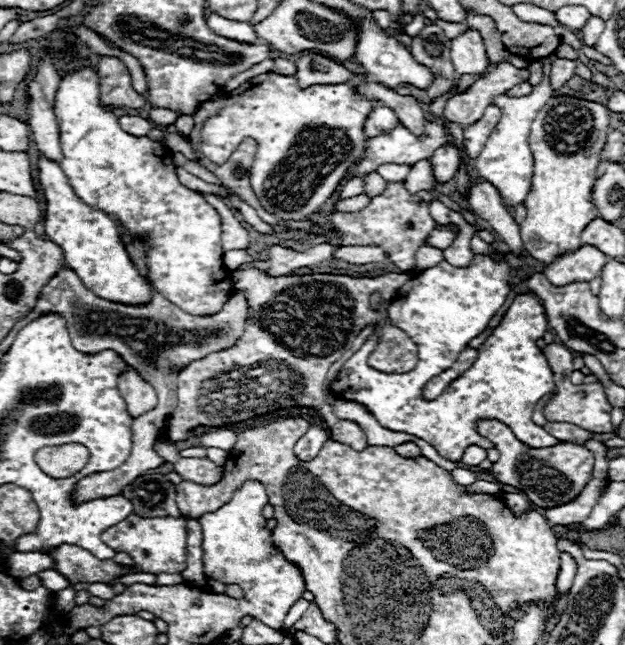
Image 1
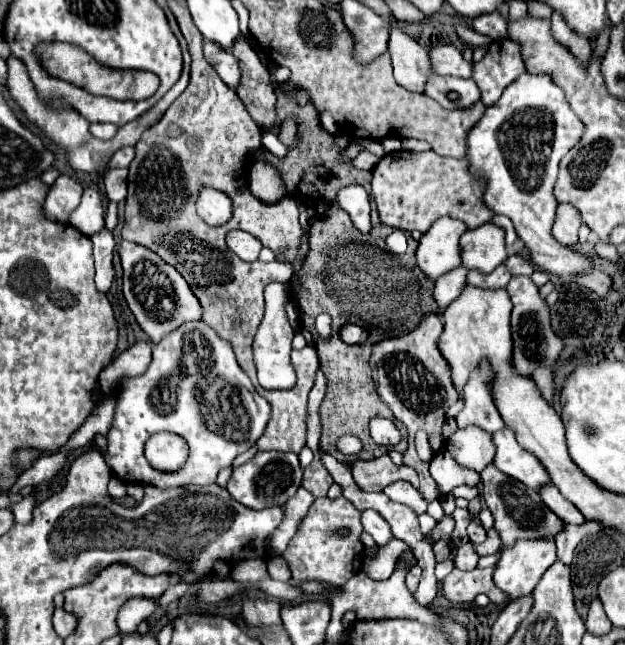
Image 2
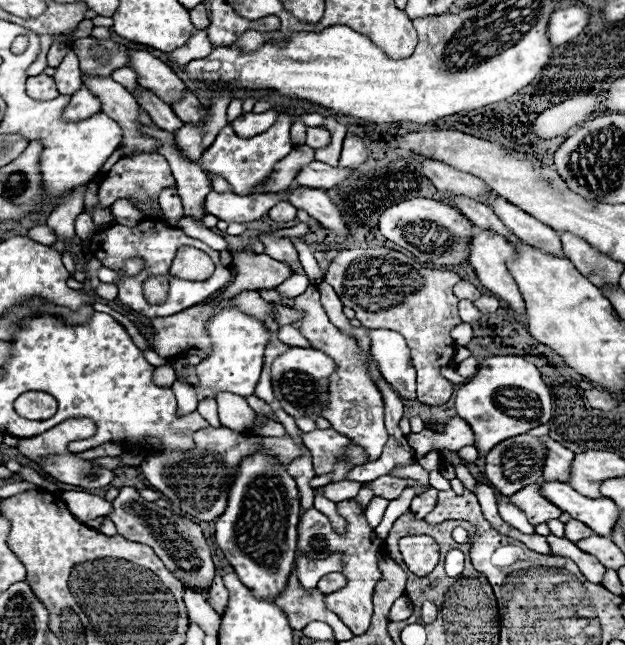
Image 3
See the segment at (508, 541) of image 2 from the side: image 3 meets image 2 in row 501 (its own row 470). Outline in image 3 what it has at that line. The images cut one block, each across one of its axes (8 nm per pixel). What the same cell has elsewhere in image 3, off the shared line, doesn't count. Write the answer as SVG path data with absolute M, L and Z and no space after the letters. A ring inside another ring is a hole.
M518 434L512 438L502 440L500 444L496 444L488 454L486 454L486 478L490 480L492 488L496 492L500 492L502 496L510 496L518 490L522 490L528 484L534 484L542 478L542 464L546 458L546 448L544 444L536 438L536 436L528 436L528 434Z

